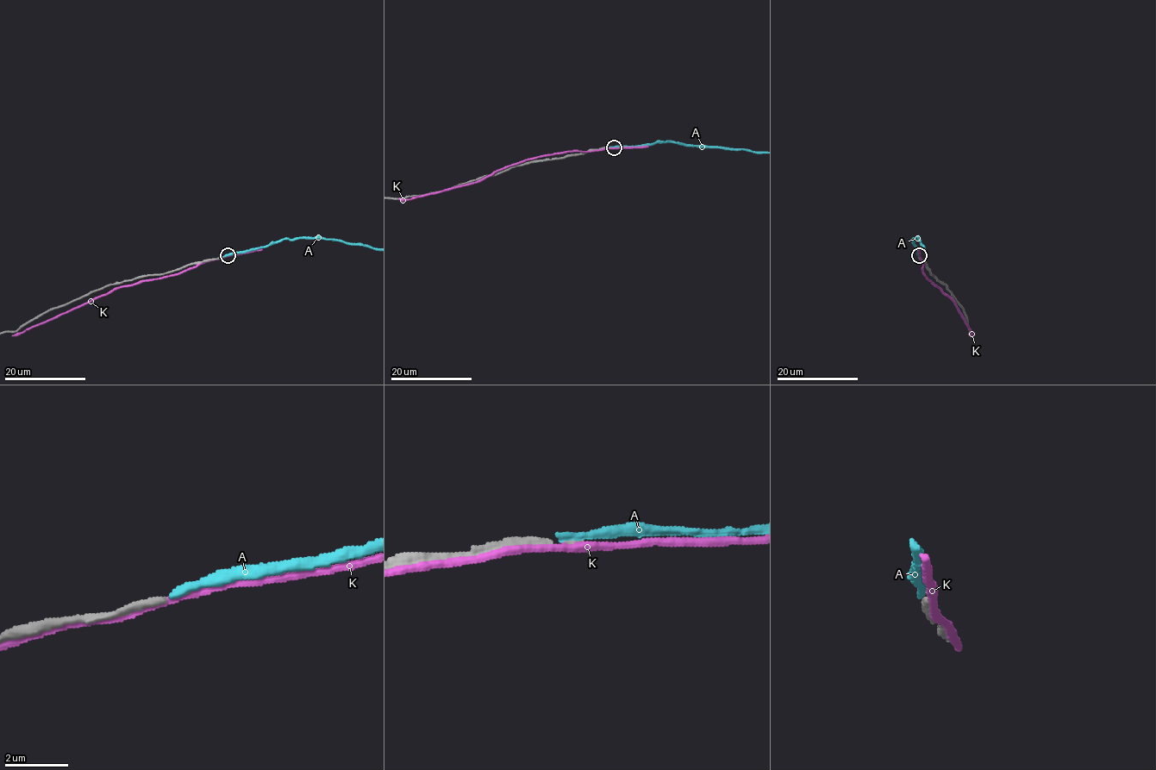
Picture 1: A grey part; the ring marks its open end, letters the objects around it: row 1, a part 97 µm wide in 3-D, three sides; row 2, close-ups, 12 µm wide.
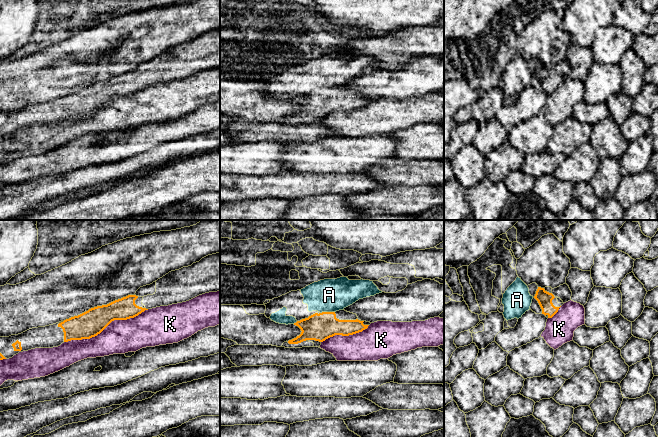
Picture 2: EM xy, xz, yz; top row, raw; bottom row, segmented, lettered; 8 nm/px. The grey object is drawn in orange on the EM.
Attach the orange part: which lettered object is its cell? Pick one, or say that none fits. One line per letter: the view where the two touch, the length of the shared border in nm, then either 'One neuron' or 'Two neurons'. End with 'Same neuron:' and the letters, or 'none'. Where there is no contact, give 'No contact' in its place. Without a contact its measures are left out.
A: Touches orange in xz. Shared border 120 nm. Two neurons
K: Touches orange in xy. Shared border 750 nm. Two neurons
Same neuron: none

